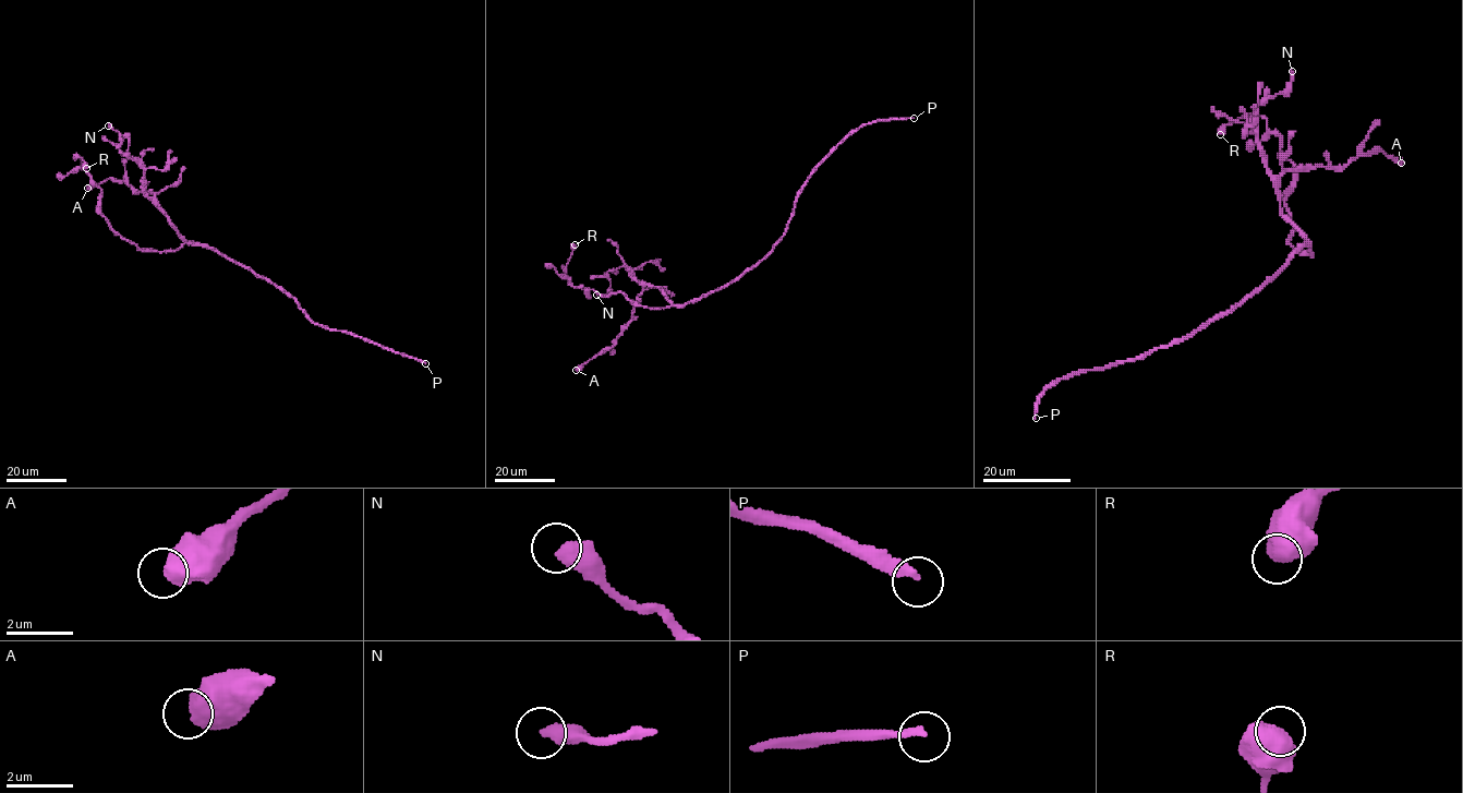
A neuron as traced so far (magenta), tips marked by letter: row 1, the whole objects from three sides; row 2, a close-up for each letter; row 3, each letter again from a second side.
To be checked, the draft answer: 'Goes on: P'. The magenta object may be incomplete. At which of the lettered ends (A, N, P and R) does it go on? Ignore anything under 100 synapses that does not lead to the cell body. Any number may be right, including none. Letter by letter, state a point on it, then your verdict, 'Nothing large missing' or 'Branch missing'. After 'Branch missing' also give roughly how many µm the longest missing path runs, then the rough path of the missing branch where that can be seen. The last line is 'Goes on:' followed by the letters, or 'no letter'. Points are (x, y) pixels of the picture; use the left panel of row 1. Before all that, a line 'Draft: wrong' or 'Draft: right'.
Draft: right
A: Place: (87, 188). Nothing large missing
N: Place: (108, 125). Nothing large missing
P: Place: (425, 363). Branch missing. Missing length about 200 µm
R: Place: (86, 168). Nothing large missing
Goes on: P

